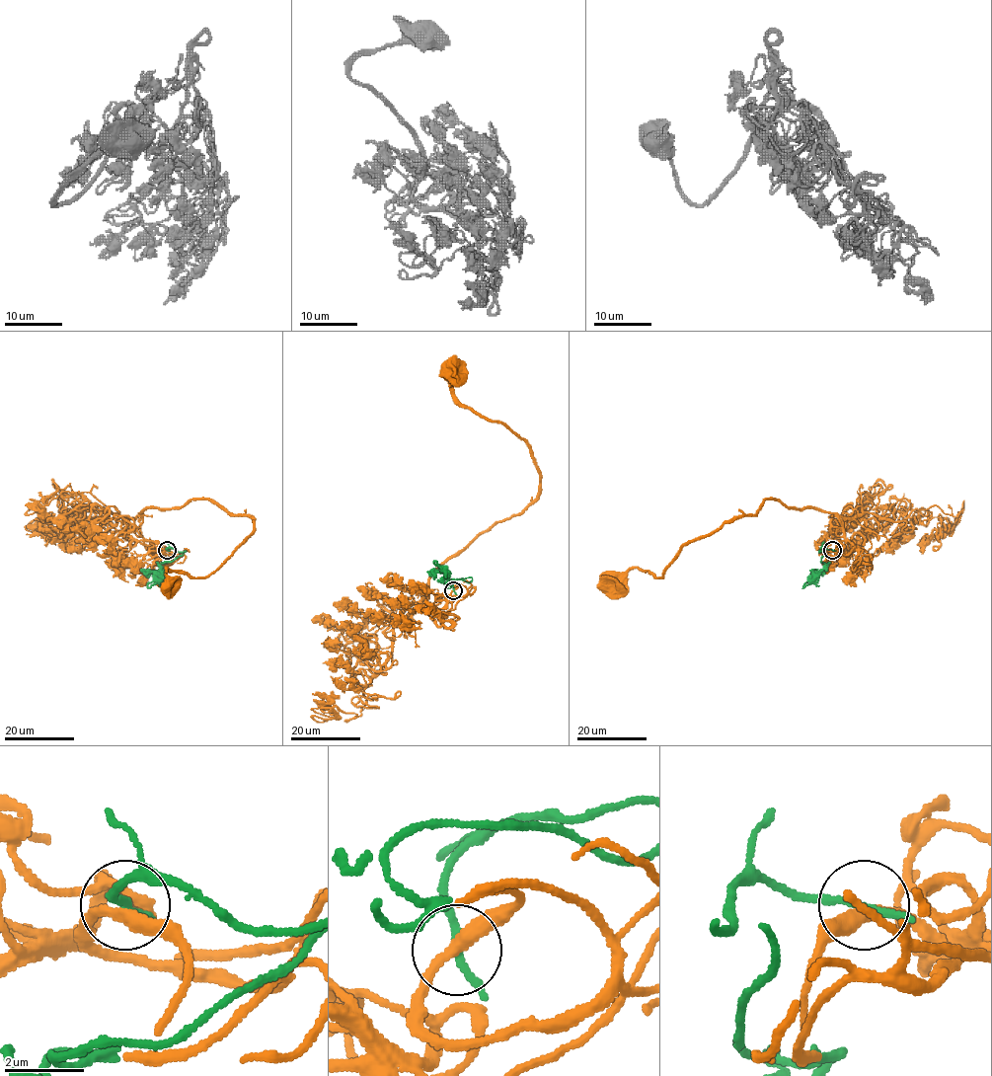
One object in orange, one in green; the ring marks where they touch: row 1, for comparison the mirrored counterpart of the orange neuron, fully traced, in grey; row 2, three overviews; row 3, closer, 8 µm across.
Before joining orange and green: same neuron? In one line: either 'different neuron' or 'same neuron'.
same neuron

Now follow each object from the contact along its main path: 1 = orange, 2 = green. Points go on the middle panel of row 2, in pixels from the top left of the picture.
1: (454, 589), (426, 600), (428, 579), (448, 557), (534, 499), (539, 472), (530, 447), (455, 395), (451, 367)
2: (454, 589), (455, 581), (472, 578), (470, 582), (450, 579), (448, 582), (447, 575), (434, 561)

